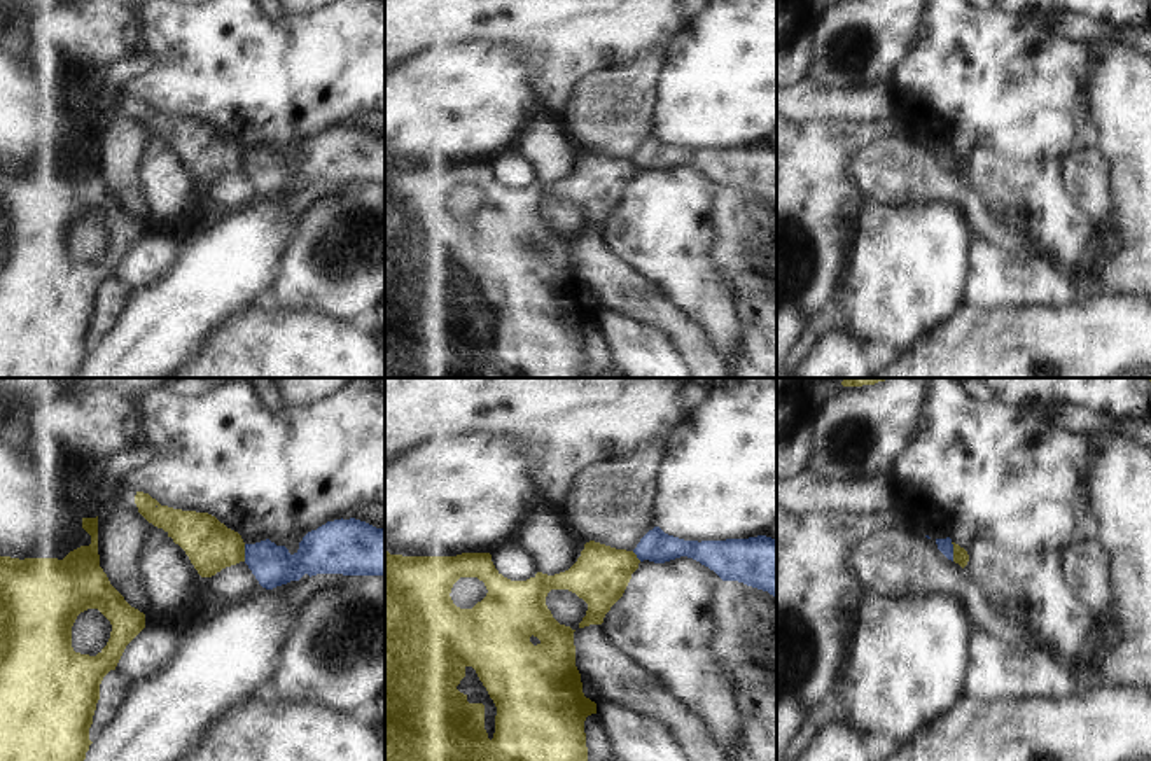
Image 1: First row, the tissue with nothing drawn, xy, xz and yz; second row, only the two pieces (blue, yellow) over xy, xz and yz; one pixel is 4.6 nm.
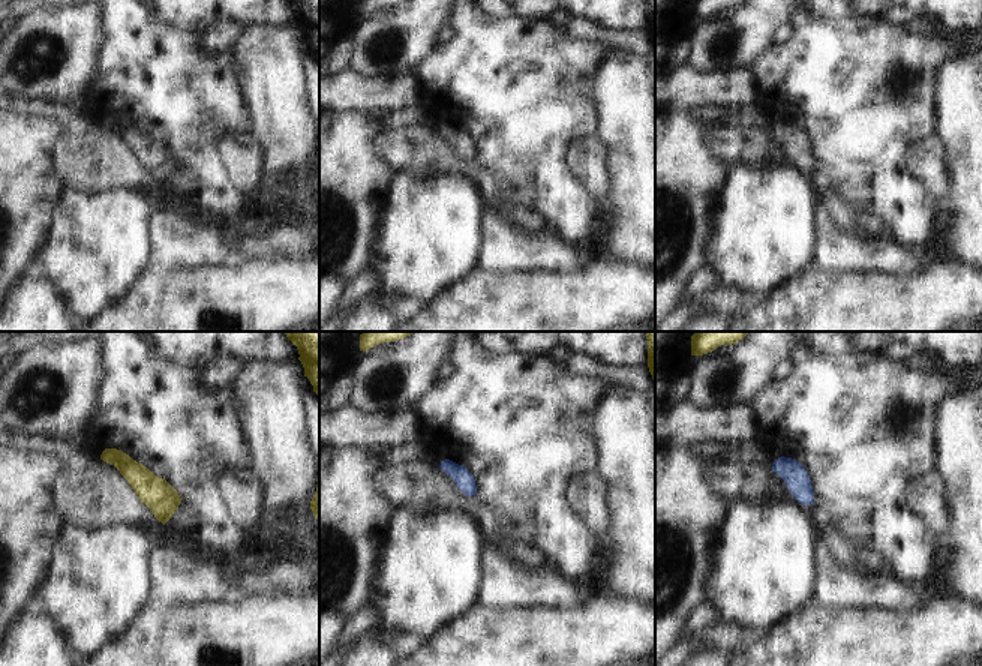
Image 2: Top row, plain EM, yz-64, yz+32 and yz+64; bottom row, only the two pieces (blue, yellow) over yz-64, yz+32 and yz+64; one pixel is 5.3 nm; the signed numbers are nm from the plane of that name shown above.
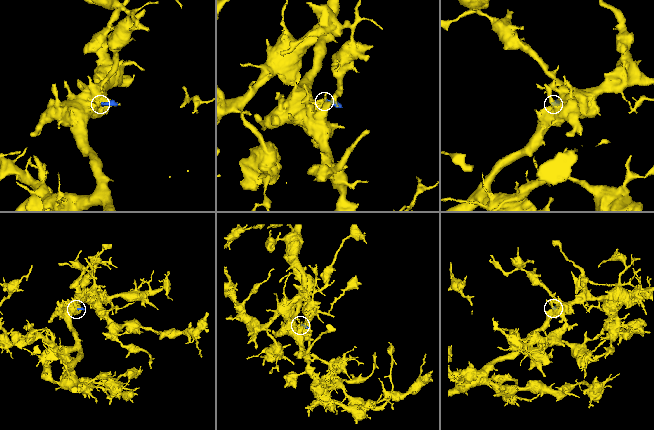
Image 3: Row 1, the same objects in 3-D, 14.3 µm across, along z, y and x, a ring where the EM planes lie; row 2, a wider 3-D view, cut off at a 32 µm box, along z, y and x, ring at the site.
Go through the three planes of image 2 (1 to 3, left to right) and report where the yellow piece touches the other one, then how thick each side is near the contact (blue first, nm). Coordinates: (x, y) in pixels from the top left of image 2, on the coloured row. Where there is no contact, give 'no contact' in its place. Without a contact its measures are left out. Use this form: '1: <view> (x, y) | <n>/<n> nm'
1: no contact
2: no contact
3: no contact

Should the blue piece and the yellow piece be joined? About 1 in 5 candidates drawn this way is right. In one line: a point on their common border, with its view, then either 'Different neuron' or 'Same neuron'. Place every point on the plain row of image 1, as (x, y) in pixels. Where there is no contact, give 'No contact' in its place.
Touches blue at yz (952, 160). Different neuron.

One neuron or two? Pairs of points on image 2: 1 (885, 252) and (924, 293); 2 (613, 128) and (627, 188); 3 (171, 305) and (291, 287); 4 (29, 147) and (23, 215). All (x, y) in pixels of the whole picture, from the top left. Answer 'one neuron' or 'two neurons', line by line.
1: two neurons
2: one neuron
3: one neuron
4: one neuron

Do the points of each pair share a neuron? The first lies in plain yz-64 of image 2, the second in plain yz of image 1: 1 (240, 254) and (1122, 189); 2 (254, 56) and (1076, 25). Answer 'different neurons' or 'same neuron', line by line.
1: same neuron
2: different neurons

